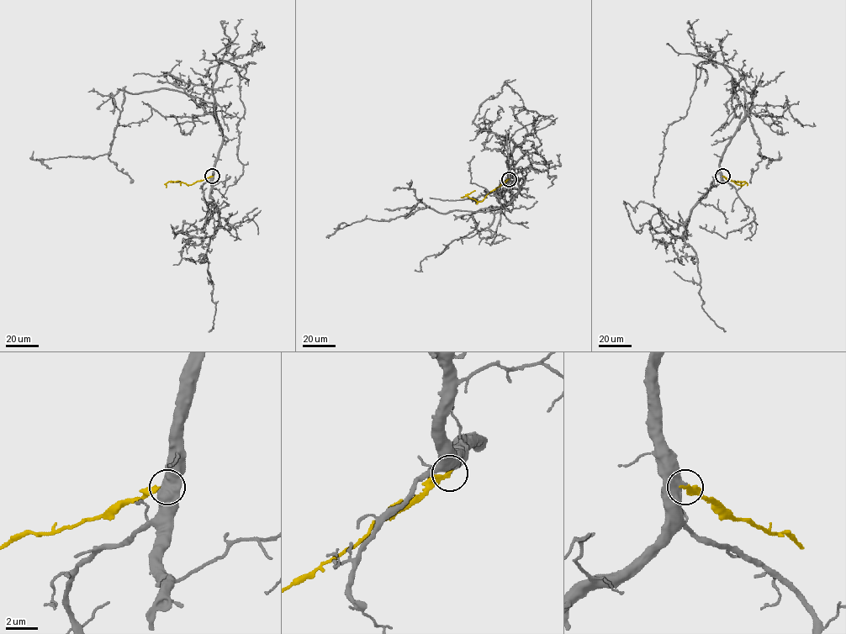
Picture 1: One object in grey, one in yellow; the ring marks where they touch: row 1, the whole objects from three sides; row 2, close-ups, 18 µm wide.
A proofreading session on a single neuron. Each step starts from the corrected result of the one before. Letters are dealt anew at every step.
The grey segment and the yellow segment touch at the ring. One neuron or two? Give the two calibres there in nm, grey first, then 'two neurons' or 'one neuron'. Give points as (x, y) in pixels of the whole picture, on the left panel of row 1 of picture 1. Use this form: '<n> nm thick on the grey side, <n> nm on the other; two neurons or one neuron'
650 nm thick on the grey side, 280 nm on the other; two neurons

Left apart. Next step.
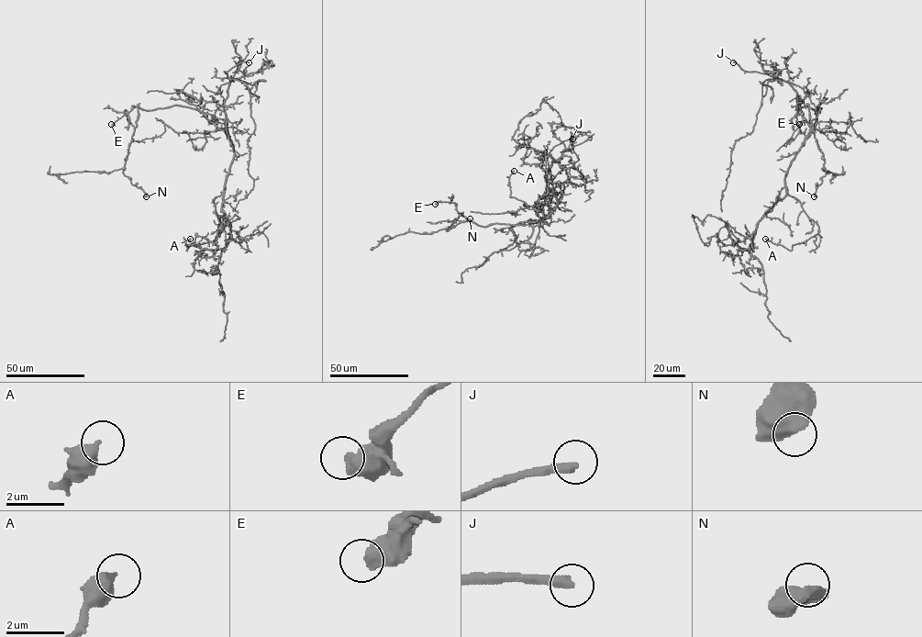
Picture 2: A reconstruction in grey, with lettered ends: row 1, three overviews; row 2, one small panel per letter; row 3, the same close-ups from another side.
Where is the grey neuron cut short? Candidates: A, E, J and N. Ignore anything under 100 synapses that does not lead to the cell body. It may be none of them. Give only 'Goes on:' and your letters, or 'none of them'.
Goes on: J

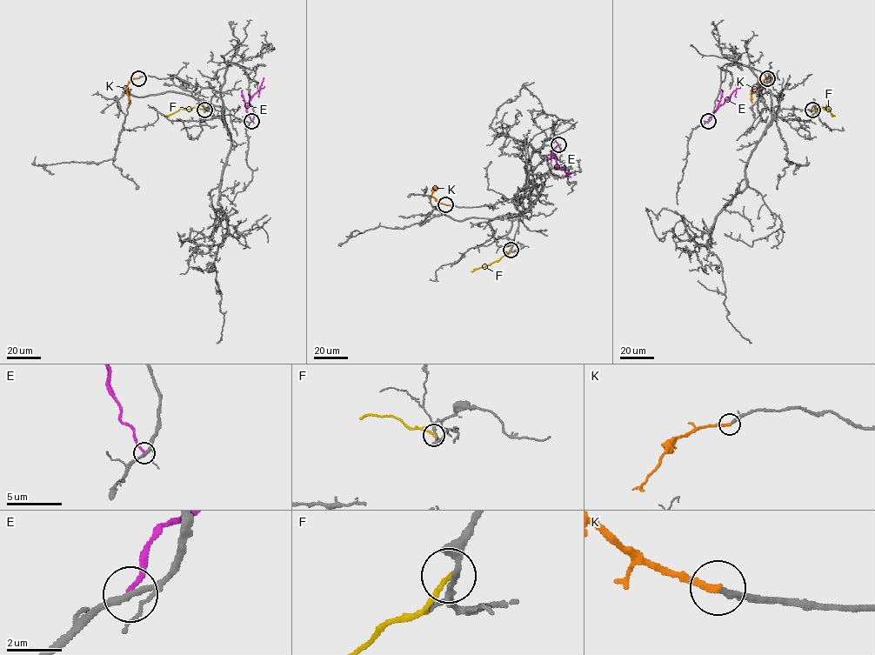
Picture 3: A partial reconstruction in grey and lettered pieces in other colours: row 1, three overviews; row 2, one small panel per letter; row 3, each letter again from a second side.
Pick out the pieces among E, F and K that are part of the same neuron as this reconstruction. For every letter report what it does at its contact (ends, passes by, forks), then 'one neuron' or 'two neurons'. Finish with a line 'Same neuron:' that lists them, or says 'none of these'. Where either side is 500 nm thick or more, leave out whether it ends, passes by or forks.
E: it ends; two neurons
F: it ends; two neurons
K: it ends; one neuron
Same neuron: K

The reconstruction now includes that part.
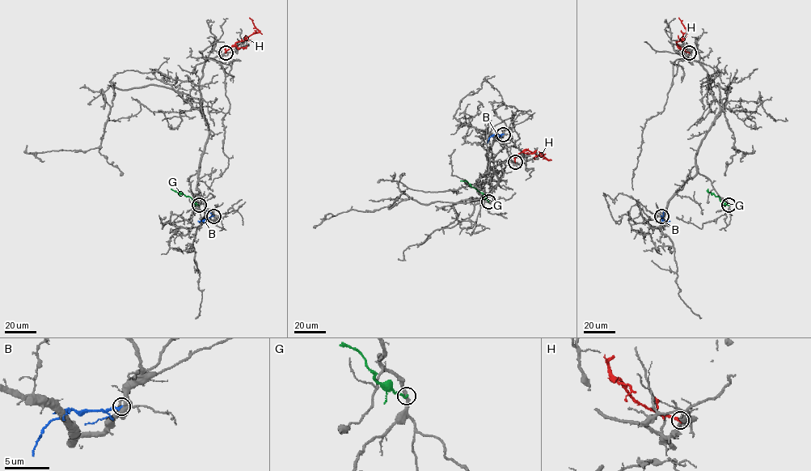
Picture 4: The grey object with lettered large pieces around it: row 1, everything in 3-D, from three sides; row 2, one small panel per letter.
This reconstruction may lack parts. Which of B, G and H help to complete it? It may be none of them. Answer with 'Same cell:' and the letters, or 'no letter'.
Same cell: no letter

